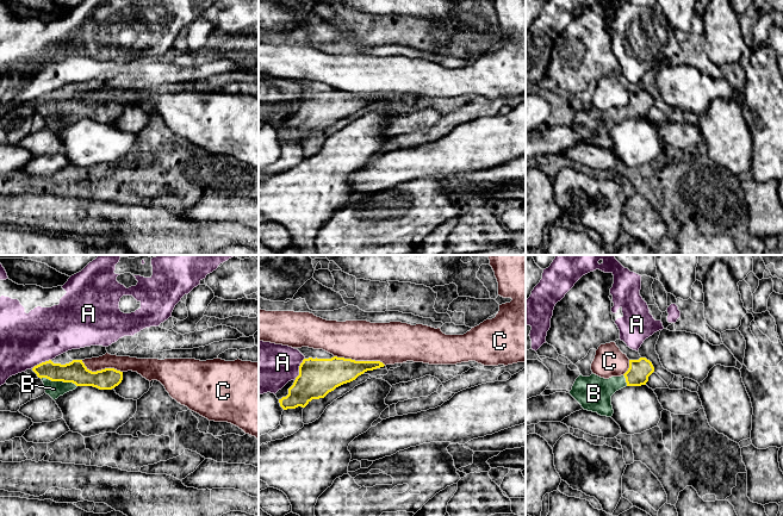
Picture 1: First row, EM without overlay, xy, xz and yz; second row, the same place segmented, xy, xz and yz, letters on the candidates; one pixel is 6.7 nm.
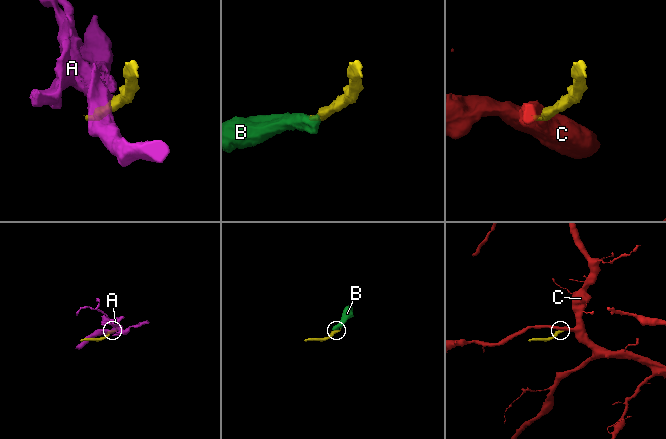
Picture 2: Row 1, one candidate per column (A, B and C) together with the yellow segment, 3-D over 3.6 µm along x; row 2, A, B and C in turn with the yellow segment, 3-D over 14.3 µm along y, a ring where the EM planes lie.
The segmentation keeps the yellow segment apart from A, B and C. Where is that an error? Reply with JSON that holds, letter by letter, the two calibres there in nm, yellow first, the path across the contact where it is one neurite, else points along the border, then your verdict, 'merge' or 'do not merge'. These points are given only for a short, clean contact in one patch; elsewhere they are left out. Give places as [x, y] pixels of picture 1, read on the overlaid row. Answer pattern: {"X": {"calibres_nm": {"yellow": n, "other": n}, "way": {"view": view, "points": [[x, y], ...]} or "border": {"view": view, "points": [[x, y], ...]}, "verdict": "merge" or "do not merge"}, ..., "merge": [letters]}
{"A": {"calibres_nm": {"yellow": 260, "other": 340}, "border": {"view": "xz", "points": [[304, 358], [299, 366], [299, 374], [294, 380]]}, "verdict": "do not merge"}, "B": {"calibres_nm": {"yellow": 150, "other": 110}, "verdict": "merge"}, "C": {"calibres_nm": {"yellow": 220, "other": 280}, "border": {"view": "xz", "points": [[334, 355], [355, 360], [379, 360], [385, 365]]}, "verdict": "do not merge"}, "merge": ["B"]}

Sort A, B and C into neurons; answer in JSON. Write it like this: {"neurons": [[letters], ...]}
{"neurons": [["A"], ["B"], ["C"]]}

